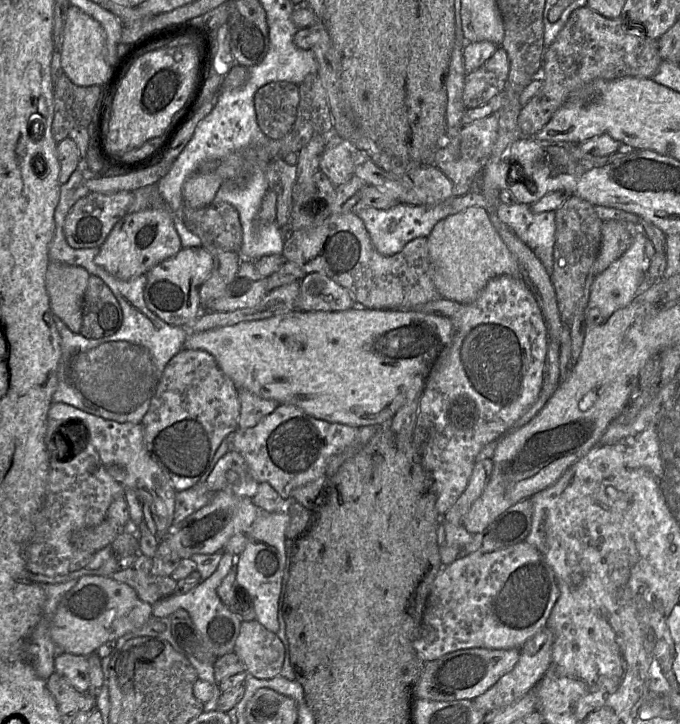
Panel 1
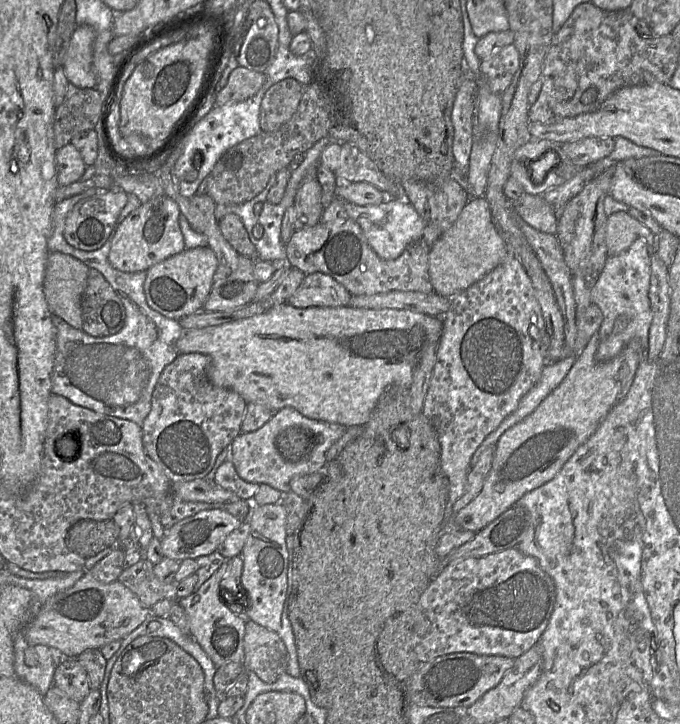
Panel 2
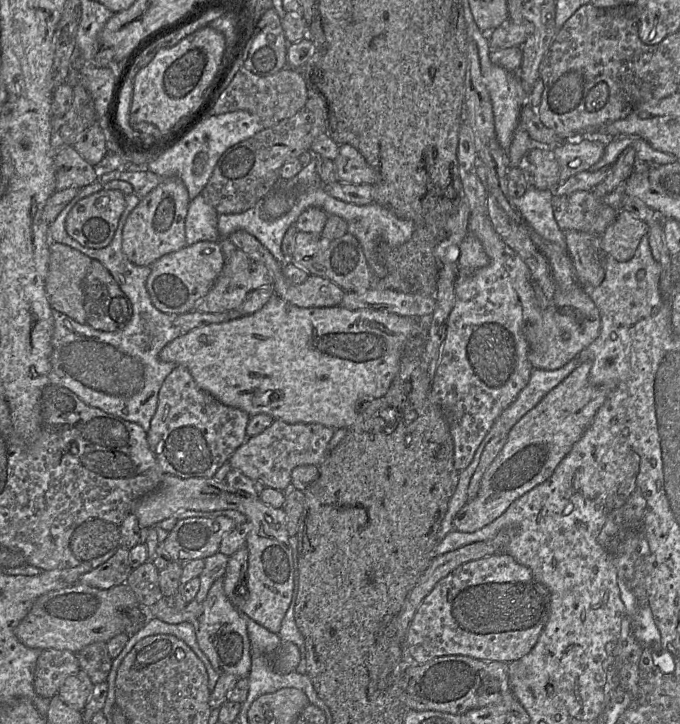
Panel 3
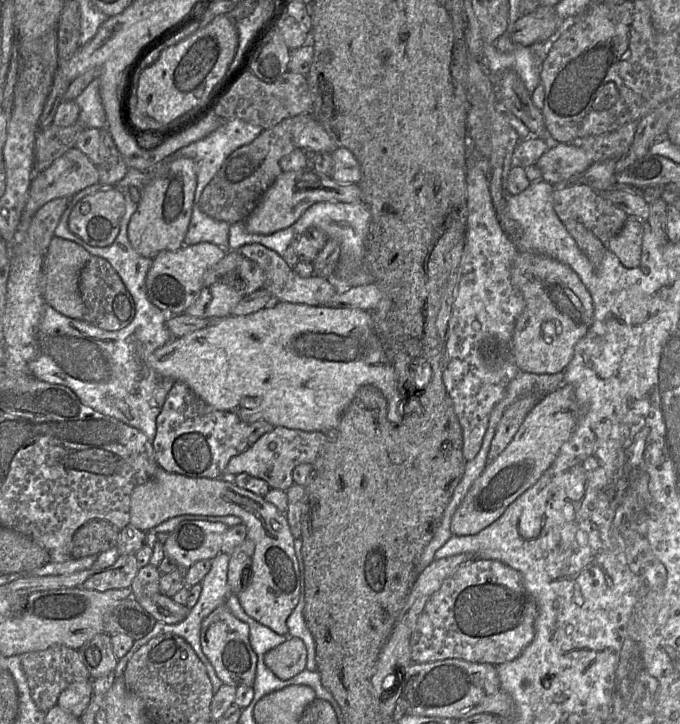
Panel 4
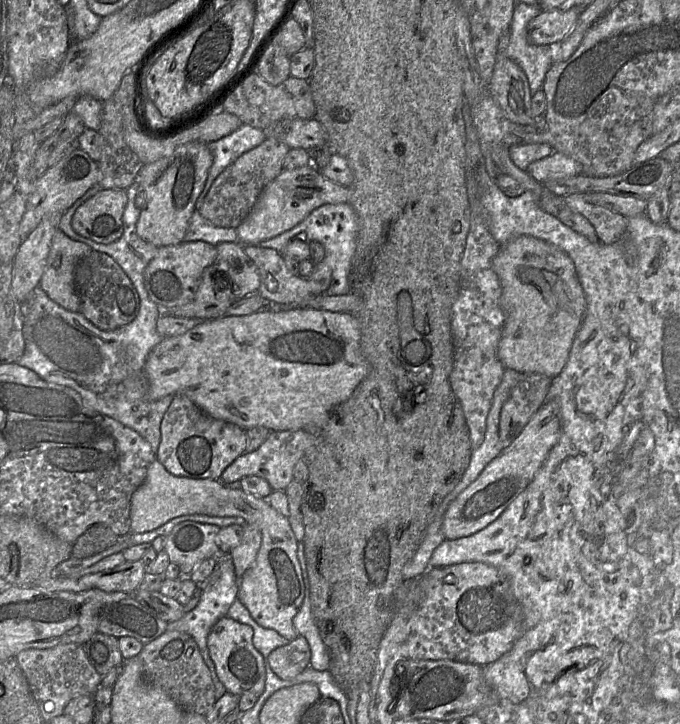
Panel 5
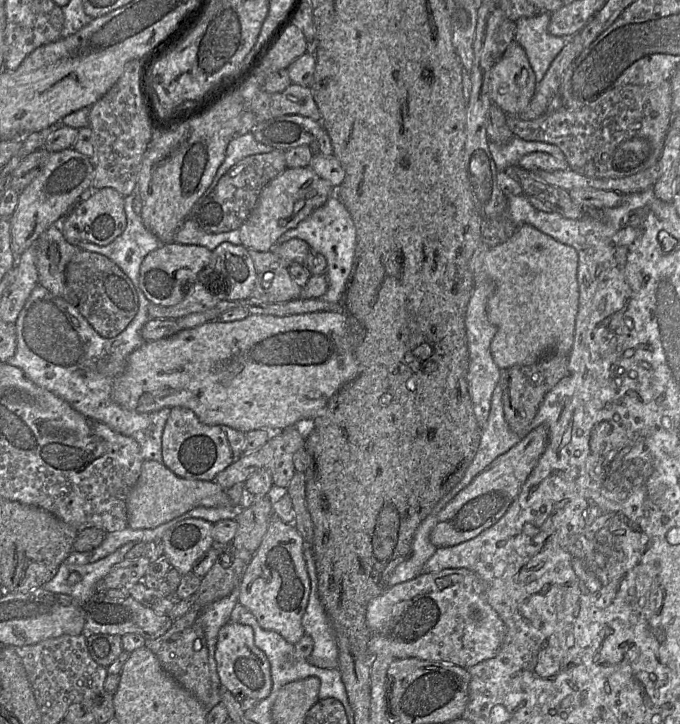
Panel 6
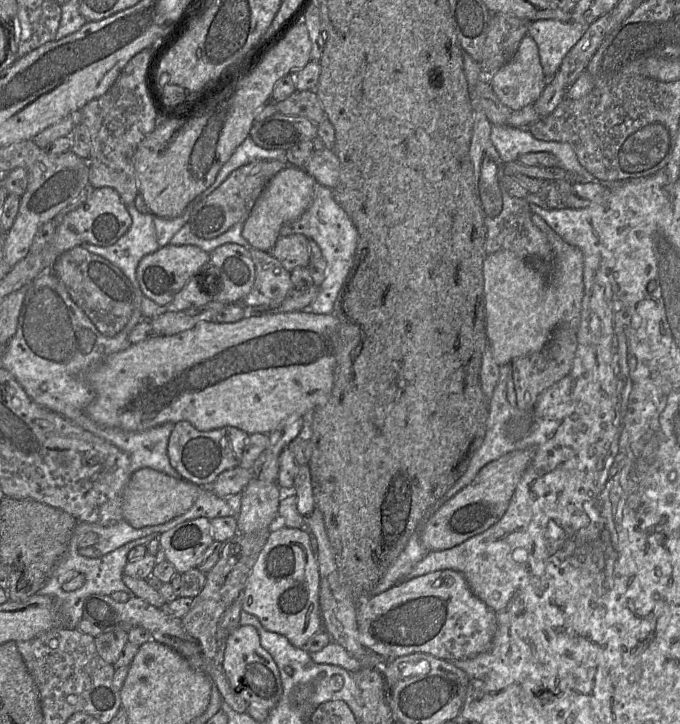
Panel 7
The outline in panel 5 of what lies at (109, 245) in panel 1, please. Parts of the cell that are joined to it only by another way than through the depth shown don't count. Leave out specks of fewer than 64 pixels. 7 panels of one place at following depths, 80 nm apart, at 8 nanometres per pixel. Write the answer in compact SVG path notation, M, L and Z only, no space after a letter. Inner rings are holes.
M193 141L177 146L154 162L140 165L135 181L144 194L145 205L140 209L136 233L142 240L157 248L183 241L212 163L213 157L207 143Z

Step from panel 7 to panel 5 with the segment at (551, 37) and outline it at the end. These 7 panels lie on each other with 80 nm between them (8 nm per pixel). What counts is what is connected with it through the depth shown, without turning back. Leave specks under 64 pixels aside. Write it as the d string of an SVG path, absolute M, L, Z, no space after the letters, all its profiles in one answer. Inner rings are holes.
M516 2L509 28L509 45L504 51L498 52L497 58L507 57L520 66L533 95L543 89L546 73L554 62L554 51L558 45L535 45L528 40L528 23L541 11L539 7Z

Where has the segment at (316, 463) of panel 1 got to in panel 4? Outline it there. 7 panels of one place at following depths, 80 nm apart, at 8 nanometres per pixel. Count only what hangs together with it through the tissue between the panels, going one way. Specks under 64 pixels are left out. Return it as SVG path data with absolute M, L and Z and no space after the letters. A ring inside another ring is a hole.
M274 427L261 436L254 444L233 457L227 464L223 476L246 473L267 482L271 489L287 491L293 484L292 472L300 464L313 464L328 441L329 434L307 432L285 427Z

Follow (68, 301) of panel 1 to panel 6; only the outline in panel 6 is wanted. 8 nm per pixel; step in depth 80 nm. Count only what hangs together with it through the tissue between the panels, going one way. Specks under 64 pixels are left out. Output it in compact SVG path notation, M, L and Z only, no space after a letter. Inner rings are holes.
M53 224L39 236L35 249L38 284L53 295L68 300L65 269L80 248L68 243Z

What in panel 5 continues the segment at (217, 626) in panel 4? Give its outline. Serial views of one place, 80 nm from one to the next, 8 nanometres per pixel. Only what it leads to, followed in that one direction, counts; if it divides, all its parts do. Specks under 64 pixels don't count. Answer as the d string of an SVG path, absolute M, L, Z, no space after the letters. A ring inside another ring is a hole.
M228 616L218 620L212 627L207 645L216 674L226 692L240 696L244 692L261 695L265 689L265 667L262 654L253 645L253 629Z

